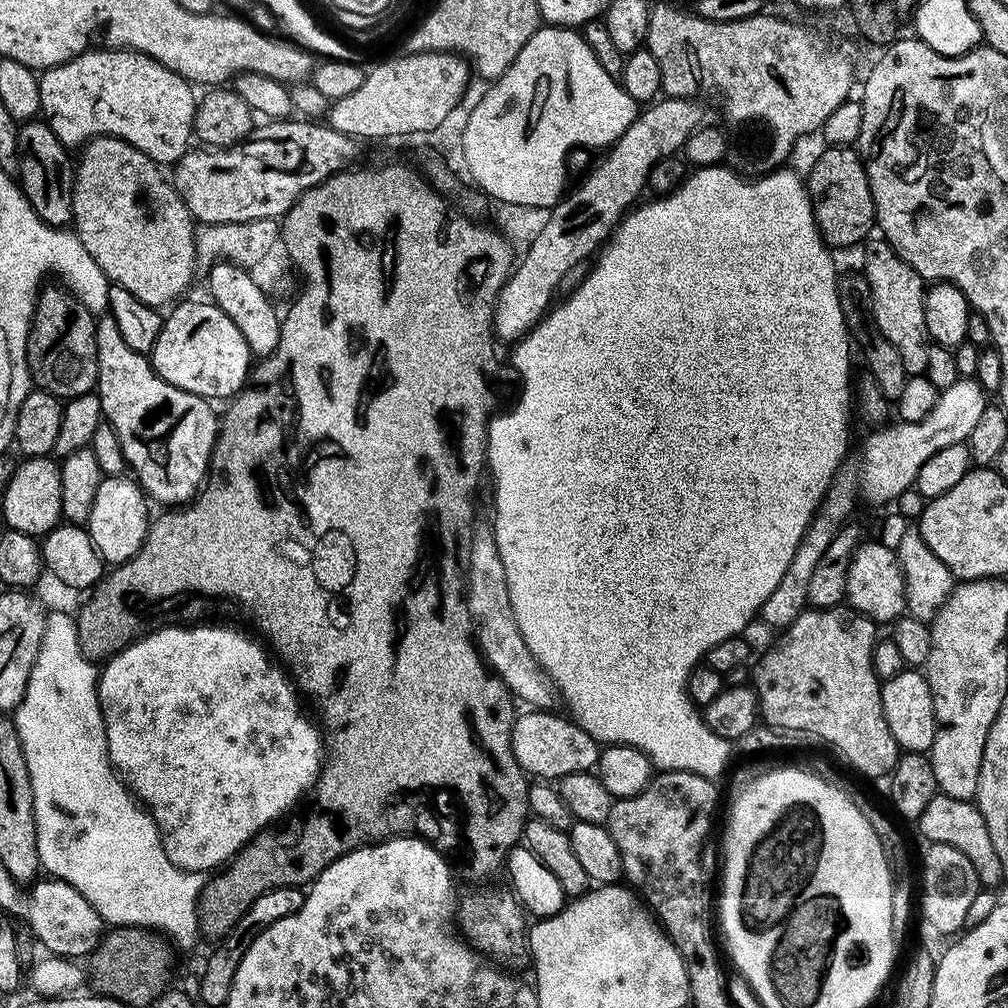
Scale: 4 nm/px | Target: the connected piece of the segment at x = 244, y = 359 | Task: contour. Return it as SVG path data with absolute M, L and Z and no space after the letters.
M205 300L179 301L163 319L148 357L152 369L170 385L207 400L231 399L237 395L236 380L245 378L251 345L241 329L215 303Z

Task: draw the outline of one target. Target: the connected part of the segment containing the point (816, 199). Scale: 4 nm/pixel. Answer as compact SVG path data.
M828 146L806 172L808 201L816 219L816 228L824 237L829 249L852 248L869 239L868 231L874 228L876 203L868 189L868 175L859 151L852 146Z

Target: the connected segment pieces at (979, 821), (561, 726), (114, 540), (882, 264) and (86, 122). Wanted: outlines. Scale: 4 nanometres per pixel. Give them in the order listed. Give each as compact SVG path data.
M938 792L930 800L929 806L926 806L926 810L923 811L920 819L917 820L916 826L920 828L920 832L926 838L925 841L927 843L952 845L962 851L966 858L969 858L970 862L973 863L975 873L979 876L981 887L994 890L998 888L997 885L999 883L1003 883L1004 876L1002 874L1001 862L998 859L998 852L992 841L990 841L989 830L986 829L986 820L982 816L980 808L973 801L950 798L944 793Z
M552 710L524 711L517 715L512 727L512 749L518 766L525 774L544 782L556 782L566 774L595 769L600 761L601 745L575 720L567 715L555 716L557 713Z
M124 474L103 477L94 495L92 509L86 523L90 538L96 549L100 551L100 556L112 566L125 564L135 552L140 551L145 538L148 537L150 527L149 501L139 483L132 478L127 480L126 477L127 475Z
M869 239L864 250L862 273L869 282L877 331L899 348L907 375L923 375L928 370L926 368L930 358L930 337L925 330L925 281L893 250L887 240Z
M85 50L63 64L47 69L39 77L40 111L43 119L65 146L83 146L94 136L117 136L149 156L157 166L175 165L189 151L196 122L197 93L193 85L174 70L162 66L154 58L131 50Z

